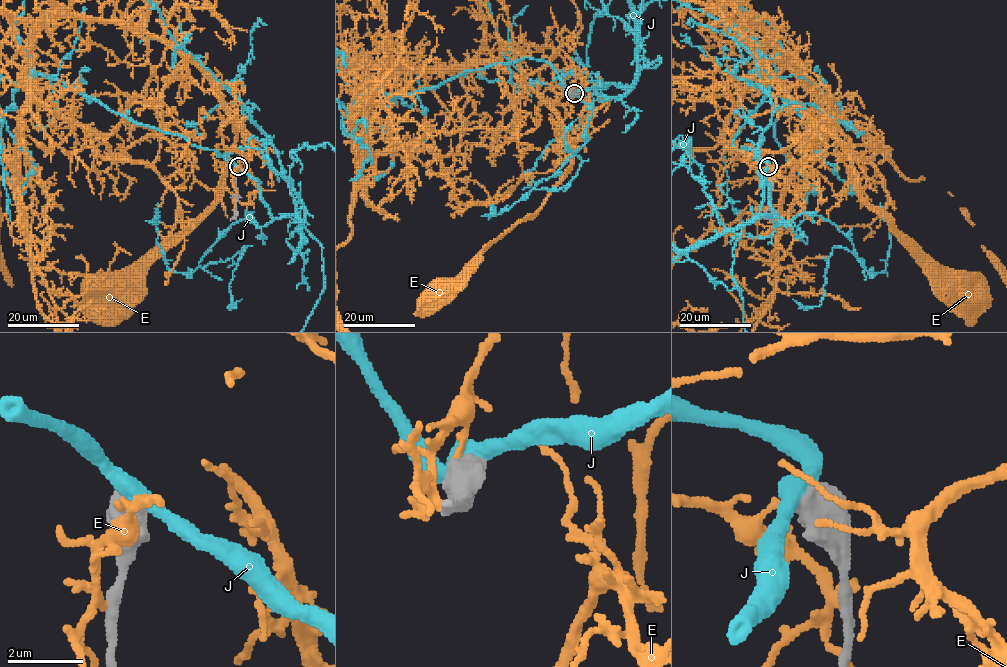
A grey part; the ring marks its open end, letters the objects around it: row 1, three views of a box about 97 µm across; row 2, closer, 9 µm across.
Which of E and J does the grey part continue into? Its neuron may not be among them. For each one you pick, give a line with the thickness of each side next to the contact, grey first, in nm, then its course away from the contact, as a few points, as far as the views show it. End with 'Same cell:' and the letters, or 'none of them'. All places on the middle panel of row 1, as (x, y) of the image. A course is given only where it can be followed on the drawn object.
Same cell: none of them

